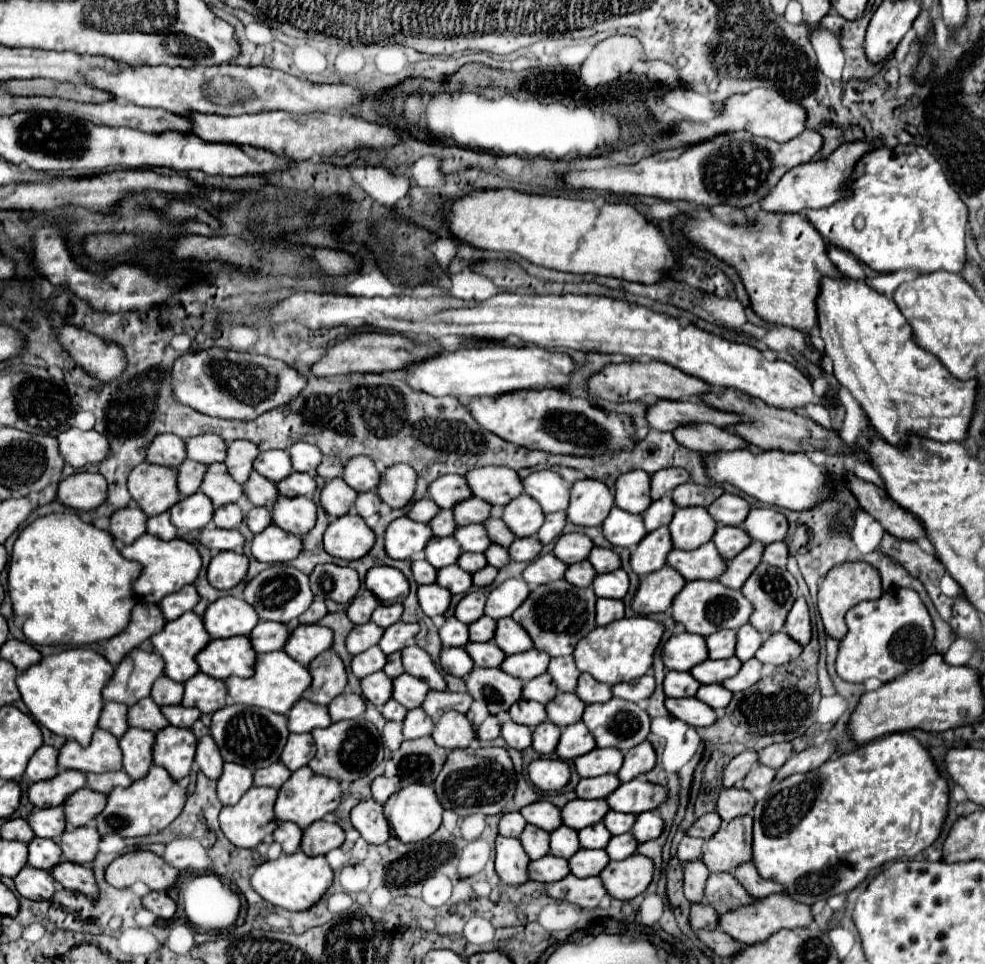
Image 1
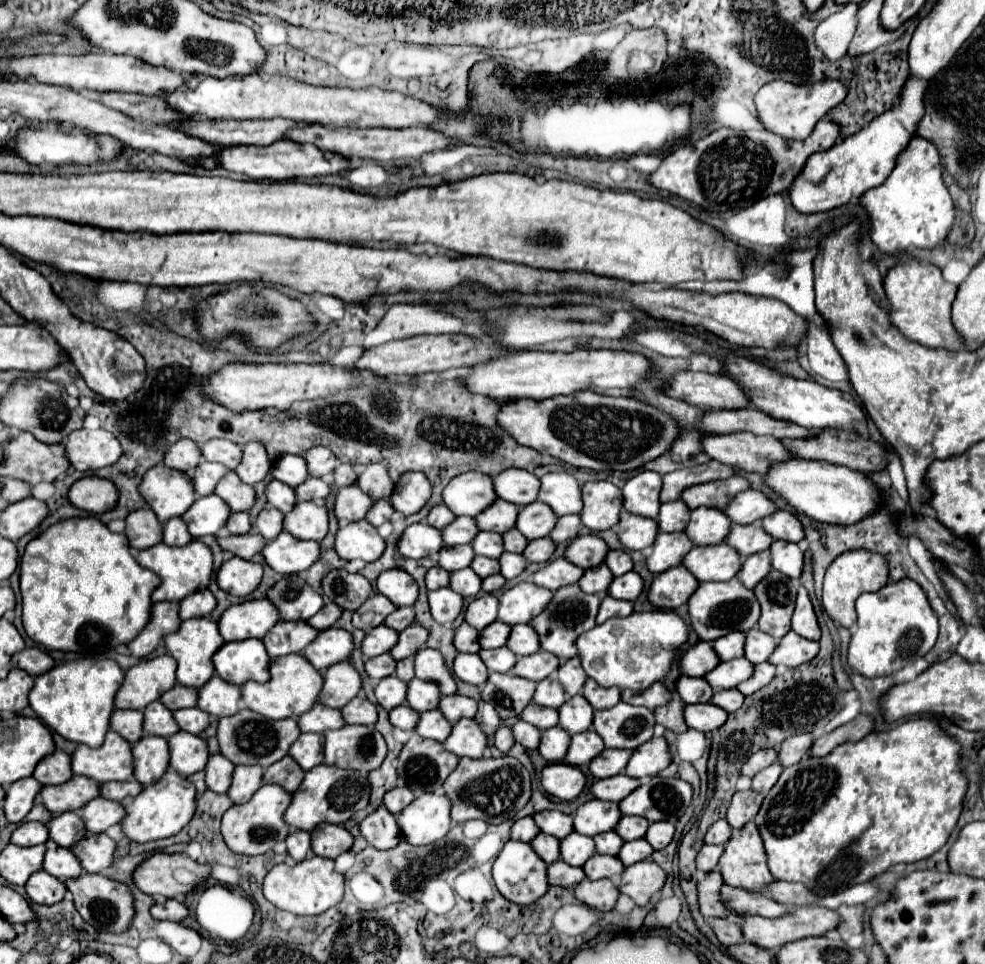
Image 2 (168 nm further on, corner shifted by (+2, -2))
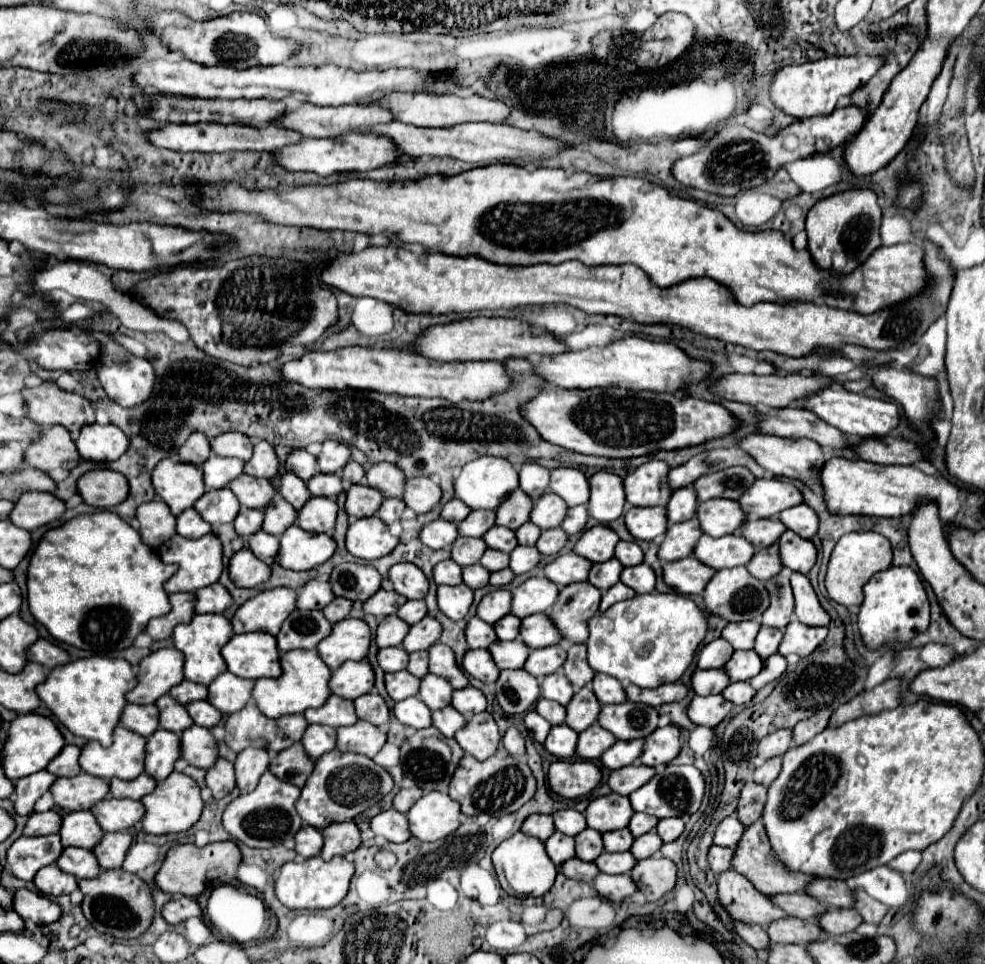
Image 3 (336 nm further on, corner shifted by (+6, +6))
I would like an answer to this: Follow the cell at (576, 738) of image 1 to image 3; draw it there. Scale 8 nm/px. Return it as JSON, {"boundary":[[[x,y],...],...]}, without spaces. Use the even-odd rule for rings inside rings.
{"boundary":[[[599,724],[589,726],[589,730],[579,732],[577,738],[577,750],[575,756],[581,760],[597,760],[605,748],[609,748],[615,742],[615,736],[609,734]]]}

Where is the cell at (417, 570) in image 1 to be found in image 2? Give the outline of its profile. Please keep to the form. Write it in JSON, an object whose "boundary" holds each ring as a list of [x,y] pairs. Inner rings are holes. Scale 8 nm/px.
{"boundary":[[[435,566],[435,568],[431,568],[429,572],[427,572],[427,576],[425,576],[425,582],[427,582],[427,588],[429,590],[439,590],[439,588],[445,588],[445,586],[449,586],[449,572],[447,570],[443,570],[443,568],[439,568],[439,566]]]}

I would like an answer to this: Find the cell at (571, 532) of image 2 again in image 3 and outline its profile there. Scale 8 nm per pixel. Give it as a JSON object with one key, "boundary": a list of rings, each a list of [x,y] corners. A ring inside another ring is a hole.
{"boundary":[[[575,506],[575,508],[569,508],[565,518],[563,518],[563,524],[561,528],[565,530],[565,534],[579,534],[585,530],[585,524],[589,520],[589,514],[587,514],[587,508],[585,506]]]}

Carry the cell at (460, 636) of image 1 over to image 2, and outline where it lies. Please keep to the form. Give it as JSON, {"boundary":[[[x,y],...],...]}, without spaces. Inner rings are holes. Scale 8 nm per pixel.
{"boundary":[[[463,622],[457,630],[455,630],[455,648],[459,652],[469,652],[469,654],[477,654],[481,650],[479,646],[479,630],[475,630],[473,626],[469,626],[467,622]]]}

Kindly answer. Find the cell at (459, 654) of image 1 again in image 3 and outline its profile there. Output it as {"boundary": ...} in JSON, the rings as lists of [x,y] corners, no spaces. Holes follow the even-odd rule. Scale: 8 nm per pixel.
{"boundary":[[[467,650],[463,656],[463,670],[481,682],[495,682],[499,676],[499,668],[489,650]]]}

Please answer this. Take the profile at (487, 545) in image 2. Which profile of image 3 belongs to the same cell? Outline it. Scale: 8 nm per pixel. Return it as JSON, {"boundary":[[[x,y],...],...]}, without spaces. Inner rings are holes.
{"boundary":[[[491,526],[485,536],[483,536],[485,544],[493,550],[501,550],[501,552],[511,552],[517,546],[517,538],[515,532],[505,528],[505,526]]]}

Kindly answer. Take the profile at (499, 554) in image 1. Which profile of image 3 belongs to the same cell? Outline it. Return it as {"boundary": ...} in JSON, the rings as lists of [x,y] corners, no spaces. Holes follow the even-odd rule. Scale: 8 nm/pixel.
{"boundary":[[[517,546],[517,548],[509,554],[509,568],[513,570],[513,574],[529,572],[529,570],[535,568],[539,562],[541,562],[541,554],[537,552],[535,546]]]}

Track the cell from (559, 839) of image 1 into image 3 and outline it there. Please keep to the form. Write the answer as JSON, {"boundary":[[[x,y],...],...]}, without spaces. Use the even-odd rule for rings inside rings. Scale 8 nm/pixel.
{"boundary":[[[587,828],[587,830],[583,830],[581,834],[575,836],[575,854],[577,854],[577,858],[593,862],[601,852],[603,852],[601,832]]]}

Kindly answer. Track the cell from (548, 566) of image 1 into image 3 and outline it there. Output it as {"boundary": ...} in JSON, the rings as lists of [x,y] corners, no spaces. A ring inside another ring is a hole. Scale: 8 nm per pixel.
{"boundary":[[[573,552],[569,554],[559,554],[555,560],[547,562],[543,568],[543,574],[557,586],[565,586],[571,582],[581,582],[587,580],[589,568],[593,564],[587,558],[581,558]]]}

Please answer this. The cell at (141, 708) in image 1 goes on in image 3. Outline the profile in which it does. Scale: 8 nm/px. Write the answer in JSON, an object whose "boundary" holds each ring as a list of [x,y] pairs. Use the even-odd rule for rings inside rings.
{"boundary":[[[169,694],[161,696],[155,702],[155,706],[159,708],[159,726],[165,728],[165,730],[181,734],[183,730],[187,730],[193,724],[193,720],[187,714],[185,706],[181,706],[179,702],[175,702]]]}

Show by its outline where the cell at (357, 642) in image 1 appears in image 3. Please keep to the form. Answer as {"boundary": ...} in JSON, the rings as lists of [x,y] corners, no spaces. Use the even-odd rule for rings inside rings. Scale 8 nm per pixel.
{"boundary":[[[395,614],[385,616],[379,626],[377,626],[377,634],[375,634],[375,642],[377,648],[385,648],[385,646],[399,646],[405,638],[405,634],[409,632],[409,624],[403,622],[401,618],[397,618]]]}

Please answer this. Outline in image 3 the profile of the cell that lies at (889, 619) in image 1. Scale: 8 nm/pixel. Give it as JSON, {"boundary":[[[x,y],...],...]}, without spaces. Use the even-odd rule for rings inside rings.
{"boundary":[[[891,566],[883,572],[877,572],[863,586],[863,594],[865,598],[857,614],[857,626],[861,640],[869,650],[879,650],[883,646],[895,648],[929,628],[929,600],[923,582],[909,566]]]}

